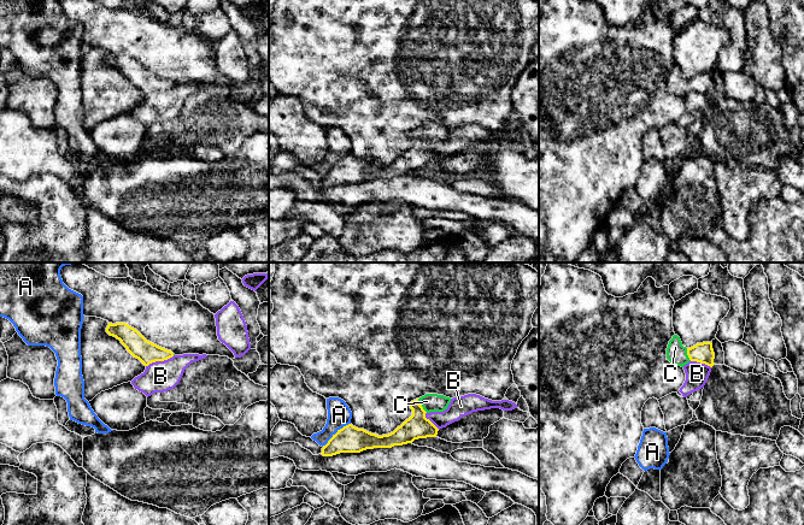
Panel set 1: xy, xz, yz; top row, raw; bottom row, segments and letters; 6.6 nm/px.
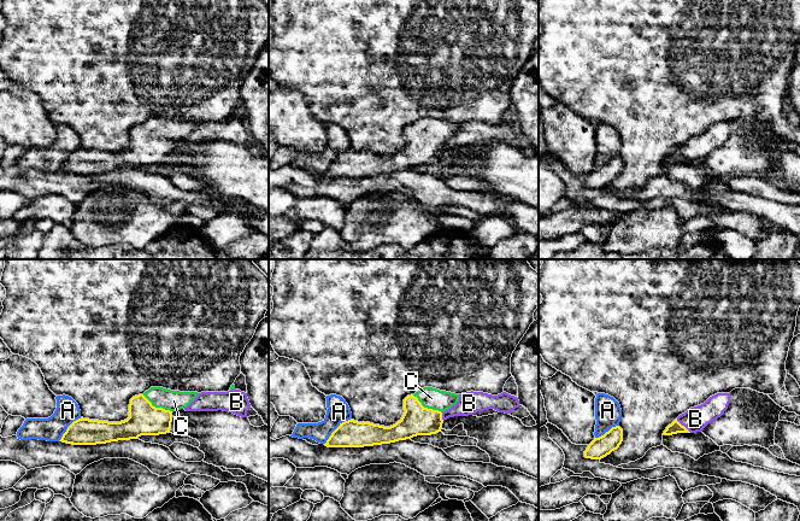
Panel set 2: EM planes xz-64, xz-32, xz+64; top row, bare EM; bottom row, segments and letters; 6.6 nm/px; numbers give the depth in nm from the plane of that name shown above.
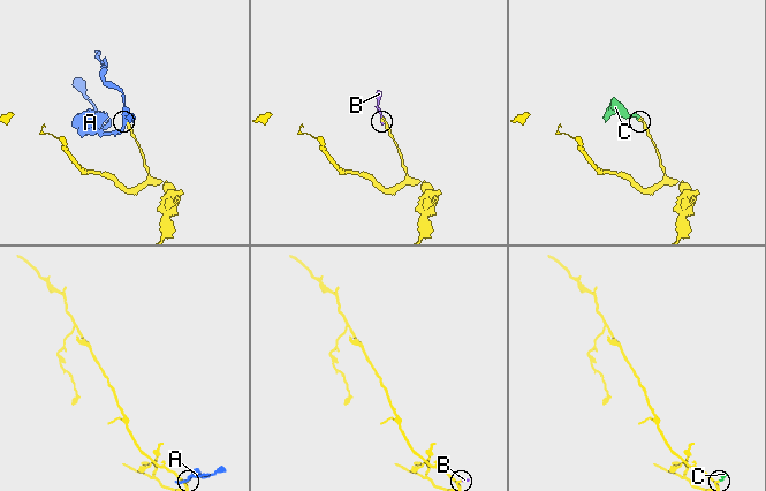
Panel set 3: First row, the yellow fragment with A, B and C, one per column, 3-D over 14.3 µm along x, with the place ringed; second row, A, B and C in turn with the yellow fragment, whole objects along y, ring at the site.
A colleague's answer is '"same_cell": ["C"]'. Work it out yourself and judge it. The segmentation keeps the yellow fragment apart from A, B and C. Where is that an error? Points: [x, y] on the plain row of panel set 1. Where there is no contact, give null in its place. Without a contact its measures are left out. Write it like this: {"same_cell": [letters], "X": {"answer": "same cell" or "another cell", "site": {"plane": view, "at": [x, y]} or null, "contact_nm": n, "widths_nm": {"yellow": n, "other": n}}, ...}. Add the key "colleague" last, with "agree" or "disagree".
{"same_cell": ["C"], "A": {"answer": "another cell", "site": {"plane": "xz", "at": [335, 164]}, "contact_nm": 240, "widths_nm": {"yellow": 180, "other": 160}}, "B": {"answer": "another cell", "site": {"plane": "xy", "at": [159, 90]}, "contact_nm": 200, "widths_nm": {"yellow": 150, "other": 200}}, "C": {"answer": "same cell", "site": {"plane": "xz", "at": [421, 136]}, "contact_nm": 120, "widths_nm": {"yellow": 160, "other": 130}}, "colleague": "agree"}

